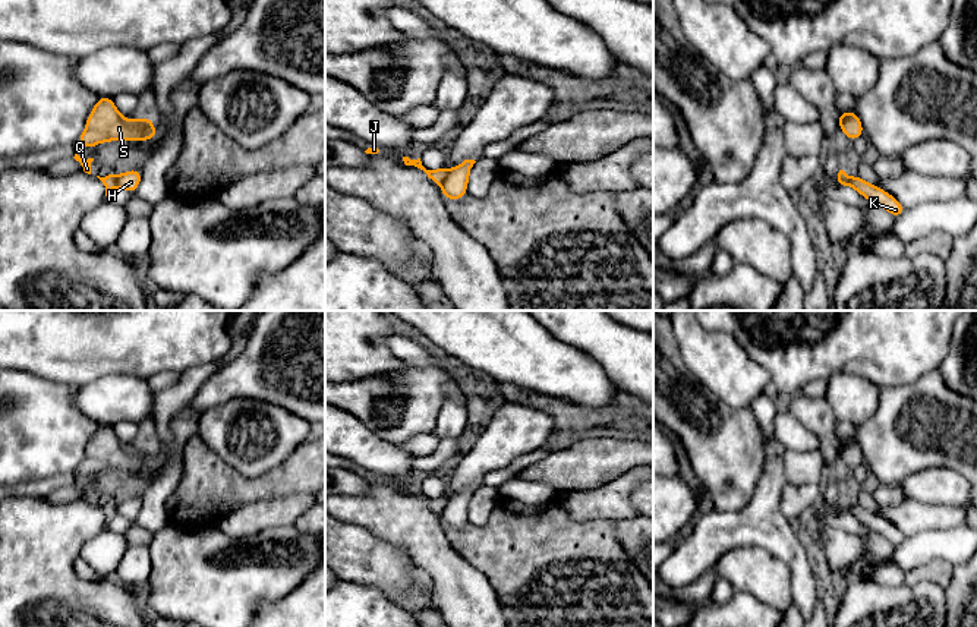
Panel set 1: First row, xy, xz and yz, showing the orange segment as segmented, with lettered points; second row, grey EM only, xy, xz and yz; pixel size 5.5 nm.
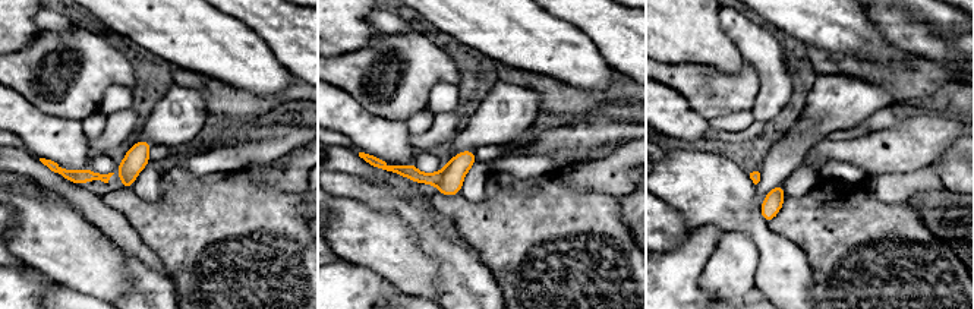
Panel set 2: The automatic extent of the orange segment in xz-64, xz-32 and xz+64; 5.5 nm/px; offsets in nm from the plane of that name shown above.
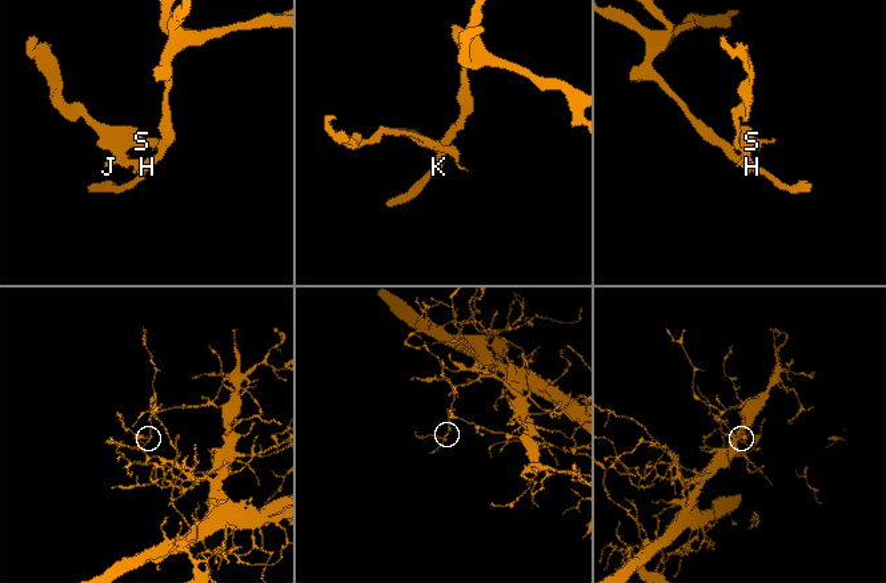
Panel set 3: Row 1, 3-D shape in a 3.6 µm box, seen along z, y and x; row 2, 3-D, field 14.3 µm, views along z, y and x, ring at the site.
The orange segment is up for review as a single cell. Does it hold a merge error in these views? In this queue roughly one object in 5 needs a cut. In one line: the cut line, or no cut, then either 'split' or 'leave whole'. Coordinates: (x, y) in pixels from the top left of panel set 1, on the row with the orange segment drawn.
cut in xz along (448, 172), (443, 183); split

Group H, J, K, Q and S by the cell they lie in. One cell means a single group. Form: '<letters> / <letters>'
H K / J Q S

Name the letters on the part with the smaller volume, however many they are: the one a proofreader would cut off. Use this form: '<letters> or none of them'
J, Q, S

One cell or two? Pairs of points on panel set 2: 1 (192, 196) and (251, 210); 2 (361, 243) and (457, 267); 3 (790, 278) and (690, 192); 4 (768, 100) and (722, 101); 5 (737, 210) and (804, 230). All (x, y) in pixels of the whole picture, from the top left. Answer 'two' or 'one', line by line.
1: one
2: two
3: one
4: two
5: two

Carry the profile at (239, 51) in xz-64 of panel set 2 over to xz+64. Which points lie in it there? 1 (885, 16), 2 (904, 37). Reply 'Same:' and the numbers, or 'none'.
Same: none

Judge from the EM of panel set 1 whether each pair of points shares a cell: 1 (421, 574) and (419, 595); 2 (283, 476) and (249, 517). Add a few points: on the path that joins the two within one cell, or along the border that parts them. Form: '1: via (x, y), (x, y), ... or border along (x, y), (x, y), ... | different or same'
1: via (422, 579), (421, 591) | same
2: border along (298, 492), (259, 498), (245, 503), (232, 512) | different

